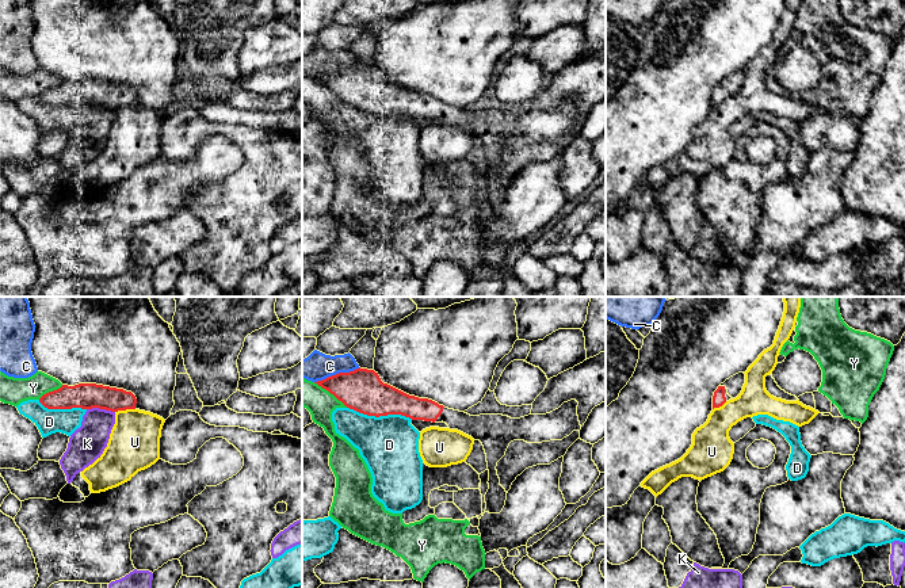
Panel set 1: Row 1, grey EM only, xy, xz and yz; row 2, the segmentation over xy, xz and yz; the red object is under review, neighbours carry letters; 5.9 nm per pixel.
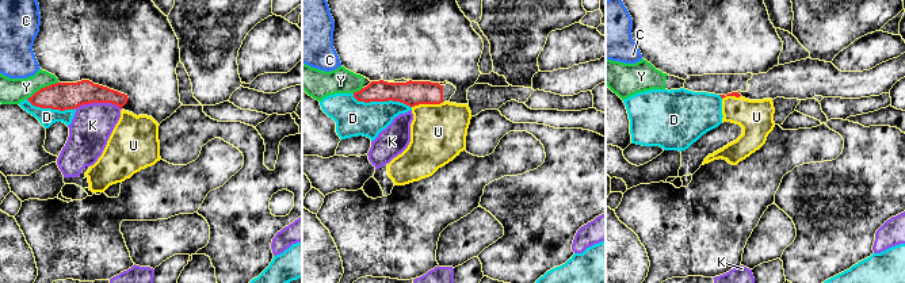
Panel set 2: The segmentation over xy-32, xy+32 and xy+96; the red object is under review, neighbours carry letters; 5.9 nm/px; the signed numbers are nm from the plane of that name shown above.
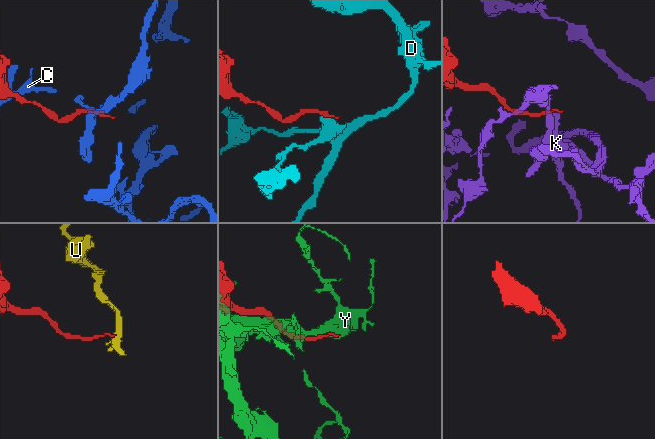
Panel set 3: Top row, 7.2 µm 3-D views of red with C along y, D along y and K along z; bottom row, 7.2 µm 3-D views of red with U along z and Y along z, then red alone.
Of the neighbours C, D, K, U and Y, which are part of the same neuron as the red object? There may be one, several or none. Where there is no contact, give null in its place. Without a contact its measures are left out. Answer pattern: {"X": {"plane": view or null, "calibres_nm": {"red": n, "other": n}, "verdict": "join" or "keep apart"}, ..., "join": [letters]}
{"C": {"plane": "xz", "calibres_nm": {"red": 260, "other": 170}, "verdict": "keep apart"}, "D": {"plane": "xz", "calibres_nm": {"red": 260, "other": 360}, "verdict": "keep apart"}, "K": {"plane": "xy", "calibres_nm": {"red": 160, "other": 220}, "verdict": "keep apart"}, "U": {"plane": "xy", "calibres_nm": {"red": 160, "other": 300}, "verdict": "keep apart"}, "Y": {"plane": "xz", "calibres_nm": {"red": 260, "other": 170}, "verdict": "keep apart"}, "join": []}

